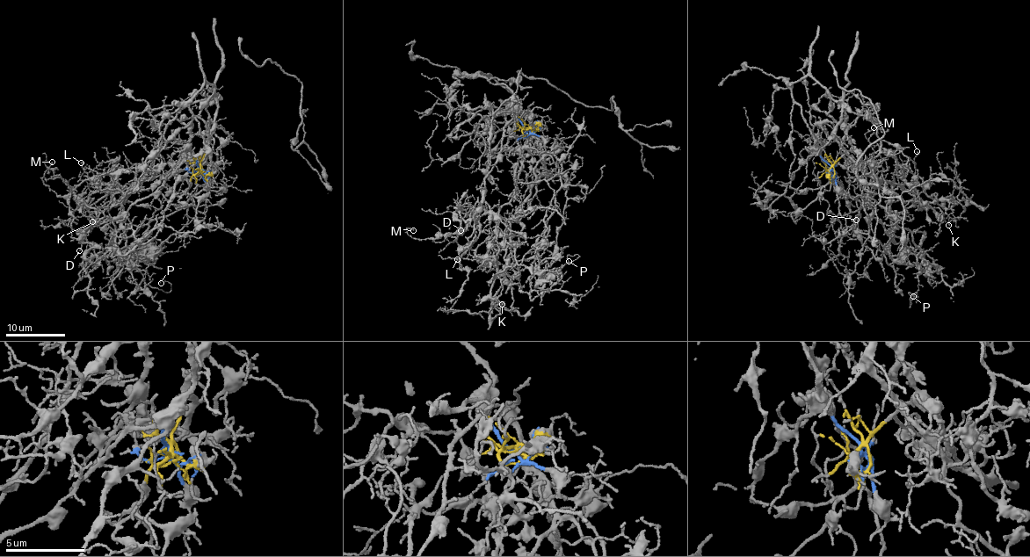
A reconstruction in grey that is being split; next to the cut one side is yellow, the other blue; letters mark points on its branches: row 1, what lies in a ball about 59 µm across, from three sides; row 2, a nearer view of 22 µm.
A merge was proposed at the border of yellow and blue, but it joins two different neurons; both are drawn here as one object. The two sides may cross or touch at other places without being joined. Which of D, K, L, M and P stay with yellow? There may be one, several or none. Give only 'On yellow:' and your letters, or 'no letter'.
On yellow: K, L, P

